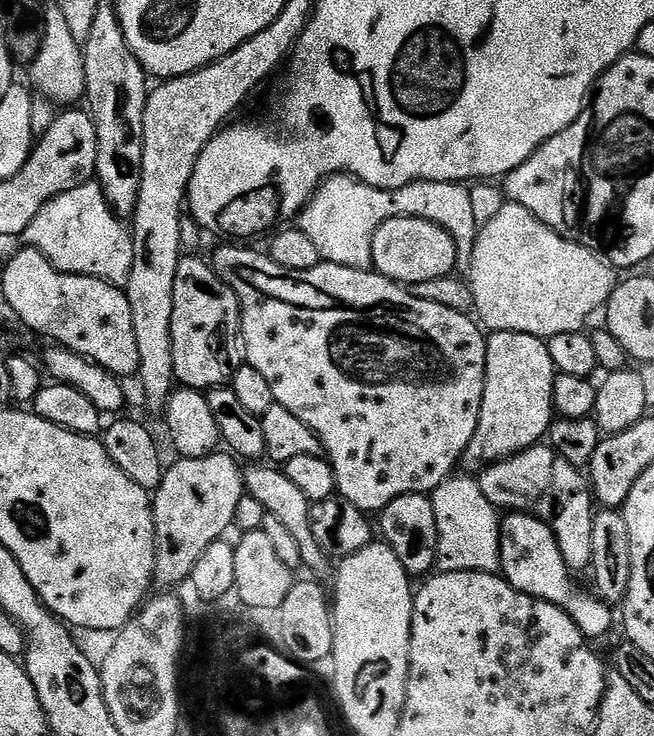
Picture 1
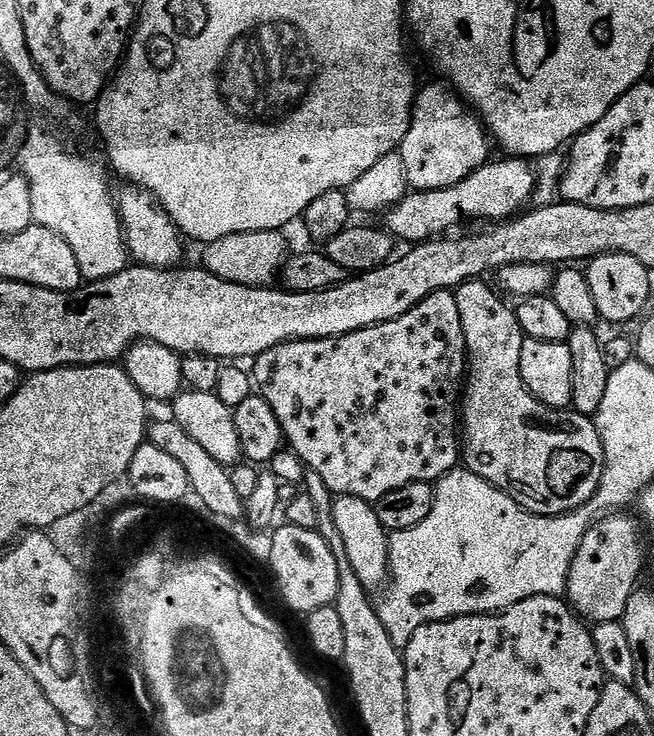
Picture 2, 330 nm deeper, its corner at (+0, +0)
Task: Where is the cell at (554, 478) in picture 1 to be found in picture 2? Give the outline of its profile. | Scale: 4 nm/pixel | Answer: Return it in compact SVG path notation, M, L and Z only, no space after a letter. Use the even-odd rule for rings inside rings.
M477 278L468 280L459 288L455 289L454 295L458 302L458 318L462 318L462 330L464 331L464 341L468 347L466 353L466 383L462 388L462 464L474 474L478 474L478 478L482 478L486 482L490 482L490 486L494 486L498 490L502 490L502 494L506 494L510 498L514 498L514 502L518 502L518 506L522 506L527 512L533 512L539 516L564 516L568 512L578 510L584 504L592 501L592 495L598 490L598 486L602 482L602 474L604 473L604 451L602 450L602 438L596 429L595 419L591 416L583 416L571 410L563 408L547 408L541 400L534 398L534 394L530 394L530 390L526 386L526 382L522 382L522 366L520 359L522 358L522 346L526 339L524 331L518 326L518 318L514 311L513 305L507 304L503 300L505 297L501 295L495 287L491 288L488 284L483 284L483 279Z

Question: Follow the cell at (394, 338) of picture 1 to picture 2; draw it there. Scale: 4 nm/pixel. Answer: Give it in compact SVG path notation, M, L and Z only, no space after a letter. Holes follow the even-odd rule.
M451 291L435 292L418 302L418 306L402 314L402 318L375 324L345 336L331 336L325 340L291 340L266 350L262 355L255 357L254 384L259 395L264 396L270 406L274 406L274 414L278 414L278 422L282 422L287 447L298 454L307 471L318 474L318 478L322 478L322 482L326 482L328 489L336 496L357 496L375 502L390 494L390 490L398 490L398 486L414 482L435 482L461 463L462 440L458 435L458 401L462 396L462 381L466 376L467 350L455 295Z

